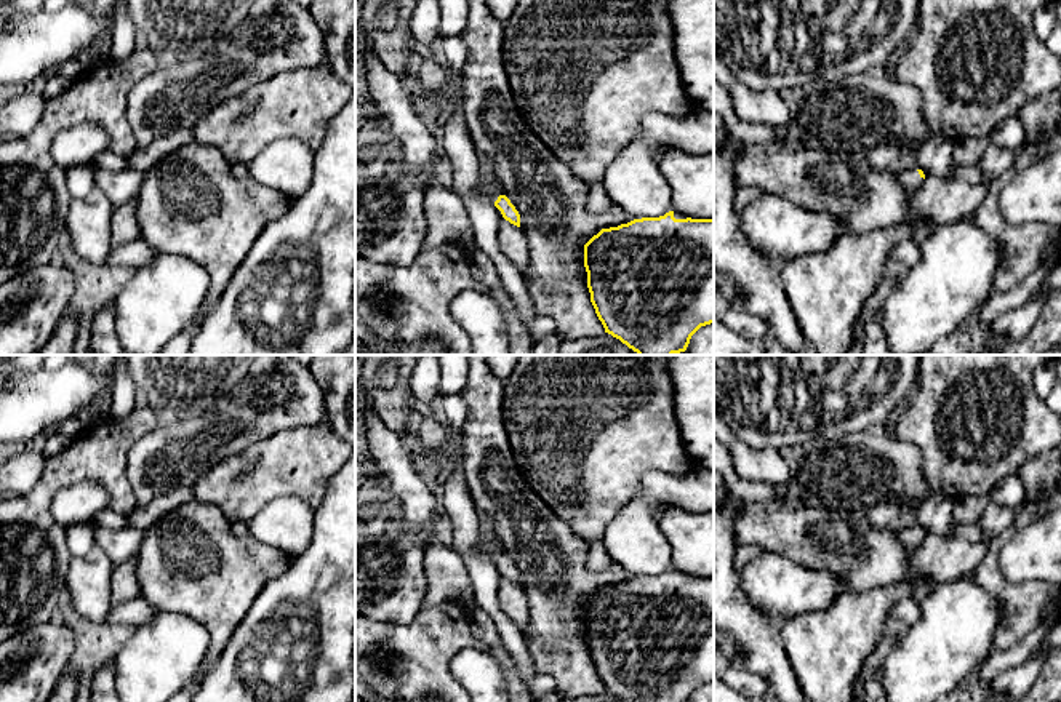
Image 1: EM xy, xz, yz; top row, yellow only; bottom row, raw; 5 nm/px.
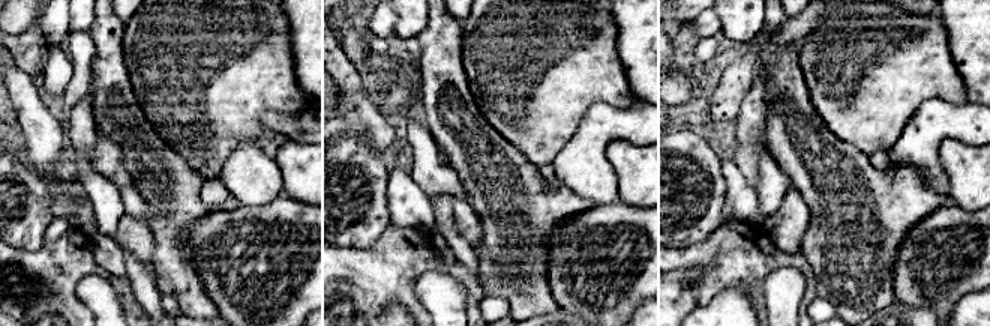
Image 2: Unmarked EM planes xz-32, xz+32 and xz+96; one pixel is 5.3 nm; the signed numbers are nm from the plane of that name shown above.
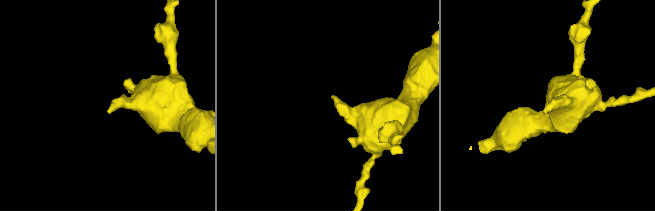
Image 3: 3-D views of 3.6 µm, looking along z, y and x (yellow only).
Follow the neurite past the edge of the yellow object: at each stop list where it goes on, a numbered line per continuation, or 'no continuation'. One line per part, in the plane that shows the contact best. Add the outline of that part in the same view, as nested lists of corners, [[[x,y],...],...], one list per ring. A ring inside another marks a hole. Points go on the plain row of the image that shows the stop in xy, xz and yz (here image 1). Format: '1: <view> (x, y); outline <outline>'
1: yz (911, 539); outline [[[917,526],[903,529],[898,532],[901,545],[909,552],[914,553],[922,544],[923,536],[919,532]]]

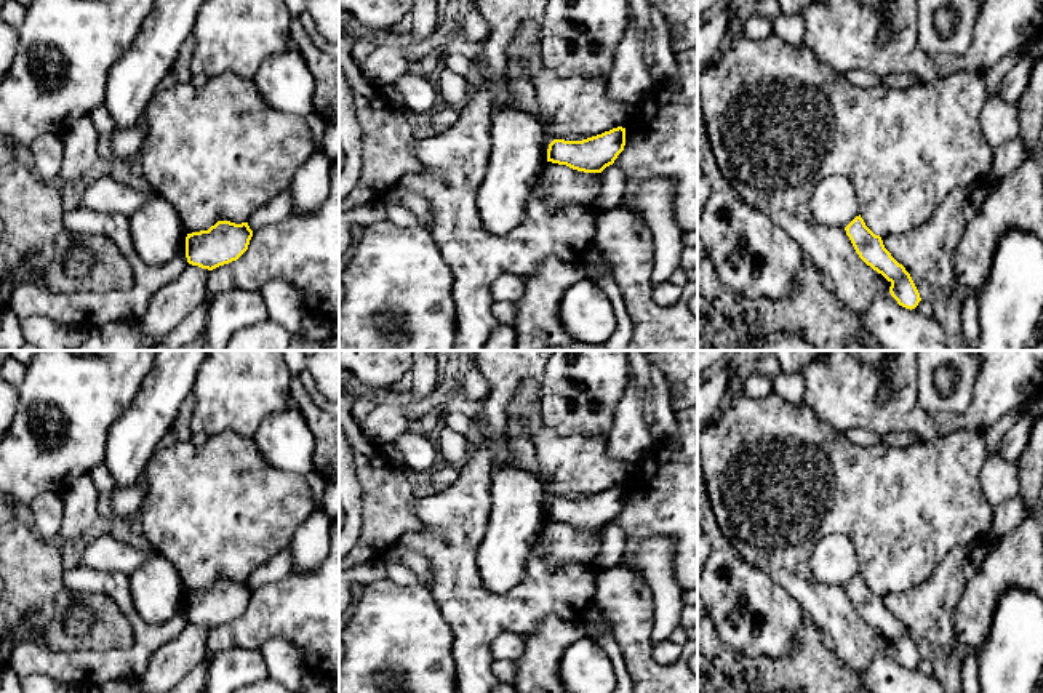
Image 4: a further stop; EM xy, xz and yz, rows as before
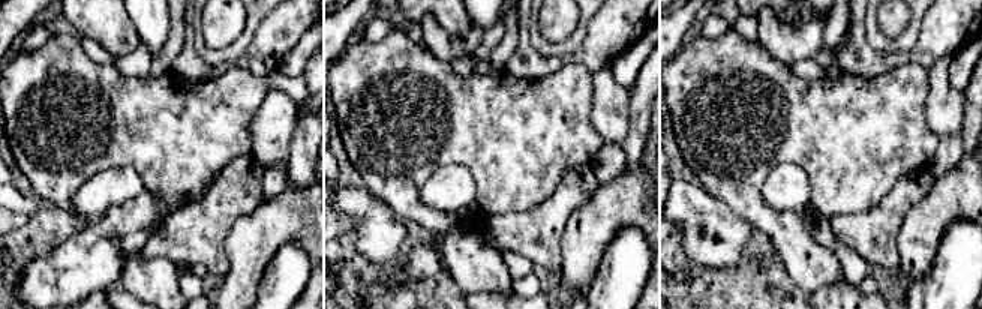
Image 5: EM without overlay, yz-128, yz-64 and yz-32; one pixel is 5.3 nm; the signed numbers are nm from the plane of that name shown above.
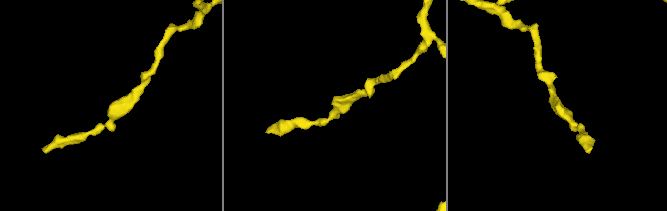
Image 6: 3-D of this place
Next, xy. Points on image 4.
no continuation

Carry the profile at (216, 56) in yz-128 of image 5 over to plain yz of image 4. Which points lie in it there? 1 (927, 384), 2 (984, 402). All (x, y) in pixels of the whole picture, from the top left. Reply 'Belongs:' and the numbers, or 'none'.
Belongs: 1

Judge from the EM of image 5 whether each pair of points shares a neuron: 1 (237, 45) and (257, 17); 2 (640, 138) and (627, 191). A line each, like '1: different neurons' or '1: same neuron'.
1: same neuron
2: different neurons

